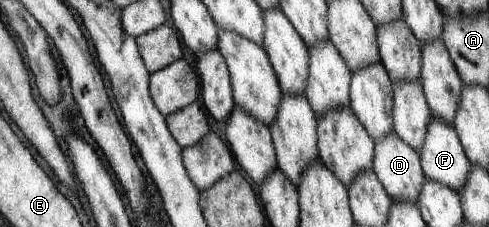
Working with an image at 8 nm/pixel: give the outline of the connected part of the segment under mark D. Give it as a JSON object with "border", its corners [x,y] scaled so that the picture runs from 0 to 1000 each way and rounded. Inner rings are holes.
{"border":[[[806,573],[796,595],[765,626],[769,626],[769,674],[765,674],[759,749],[779,789],[781,811],[785,811],[802,877],[853,899],[855,868],[861,863],[861,837],[871,793],[857,670],[826,626]]]}

